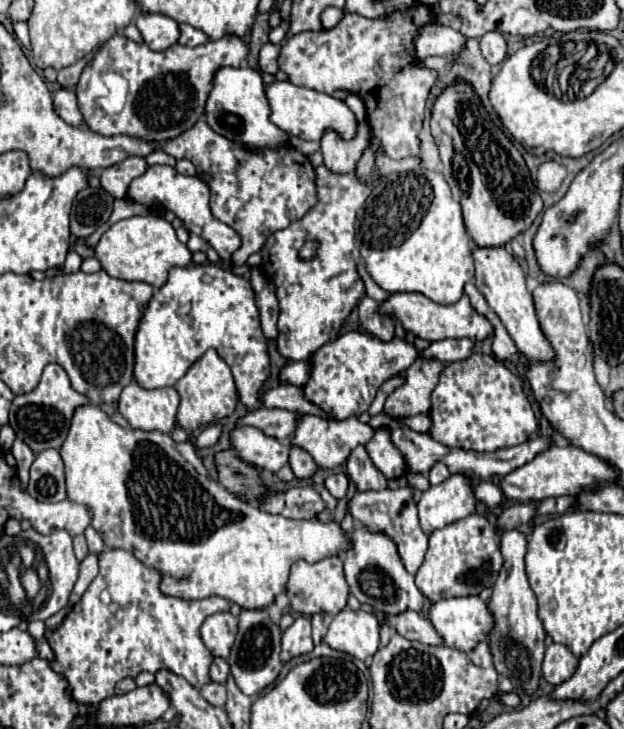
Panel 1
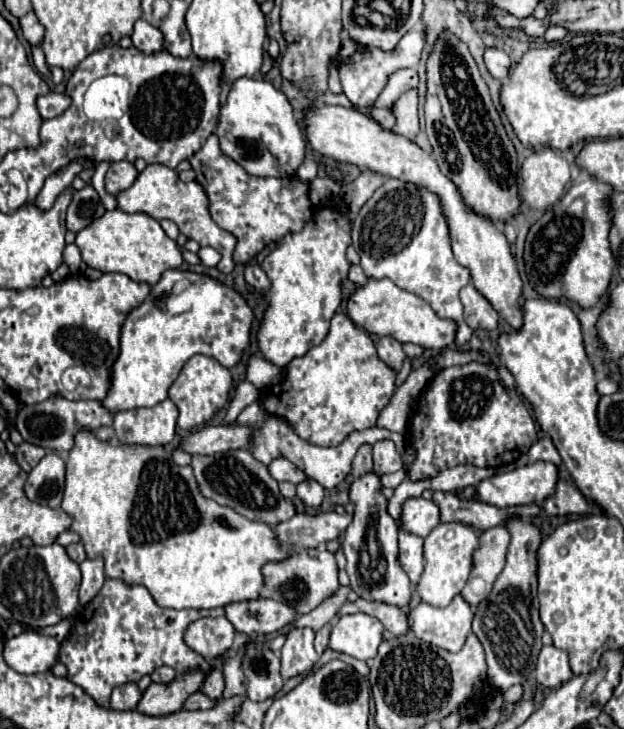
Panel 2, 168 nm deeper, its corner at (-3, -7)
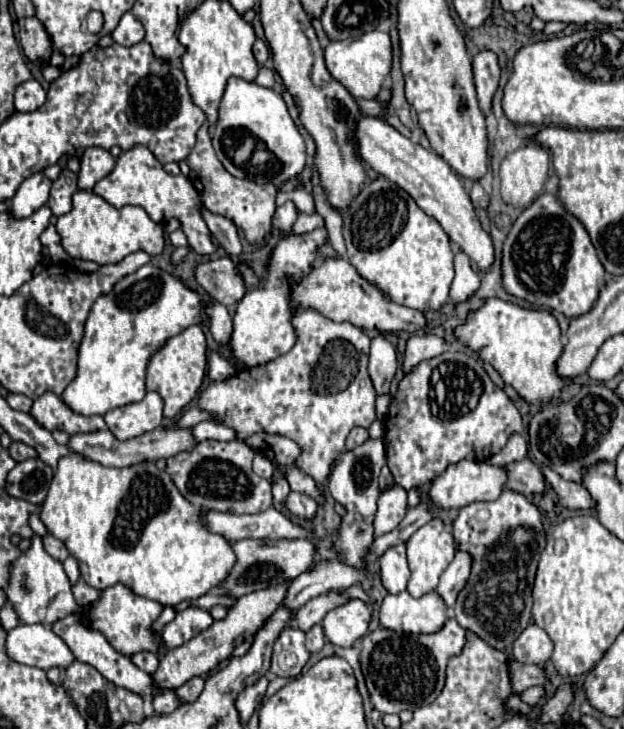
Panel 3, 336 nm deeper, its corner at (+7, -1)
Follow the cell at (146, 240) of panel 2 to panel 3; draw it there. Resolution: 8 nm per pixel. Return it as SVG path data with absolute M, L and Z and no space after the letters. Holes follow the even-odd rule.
M76 191L72 201L74 201L72 211L58 217L58 223L56 223L58 235L62 237L62 247L70 257L84 259L84 261L94 261L98 265L110 265L110 263L120 263L126 255L130 255L134 251L146 251L152 257L162 253L162 249L164 249L164 229L162 229L160 223L154 223L142 207L126 205L126 207L116 209L114 205L106 203L102 197L98 197L92 191Z

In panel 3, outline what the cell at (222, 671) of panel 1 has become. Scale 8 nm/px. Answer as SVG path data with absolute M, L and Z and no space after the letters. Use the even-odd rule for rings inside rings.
M194 677L188 683L184 683L182 687L178 687L176 695L180 697L182 703L190 703L190 701L194 701L200 695L202 687L204 687L204 679L202 677Z

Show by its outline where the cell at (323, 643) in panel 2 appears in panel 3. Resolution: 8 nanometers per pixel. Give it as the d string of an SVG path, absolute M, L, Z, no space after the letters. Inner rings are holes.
M314 625L308 633L306 633L306 649L310 653L316 653L324 647L326 643L326 637L324 637L324 631L322 631L322 625Z

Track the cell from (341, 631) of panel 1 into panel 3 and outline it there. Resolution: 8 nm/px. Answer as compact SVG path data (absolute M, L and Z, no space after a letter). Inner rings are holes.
M350 599L346 605L332 609L322 621L326 639L338 647L352 647L368 633L368 625L370 611L360 599Z

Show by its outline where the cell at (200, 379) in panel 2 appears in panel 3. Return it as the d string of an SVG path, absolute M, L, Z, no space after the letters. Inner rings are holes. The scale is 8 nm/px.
M198 325L184 329L180 335L172 337L158 353L152 355L148 363L146 387L148 391L160 393L160 397L164 399L164 417L174 419L182 413L182 409L196 397L198 389L202 387L206 371L208 371L206 337Z

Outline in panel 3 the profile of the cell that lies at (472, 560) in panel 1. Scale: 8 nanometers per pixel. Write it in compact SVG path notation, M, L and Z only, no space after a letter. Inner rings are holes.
M432 519L406 541L406 549L408 549L408 567L412 571L410 581L408 581L408 593L414 597L422 597L436 589L438 577L454 559L454 553L456 553L454 535L450 535L450 527L444 525L442 519Z

